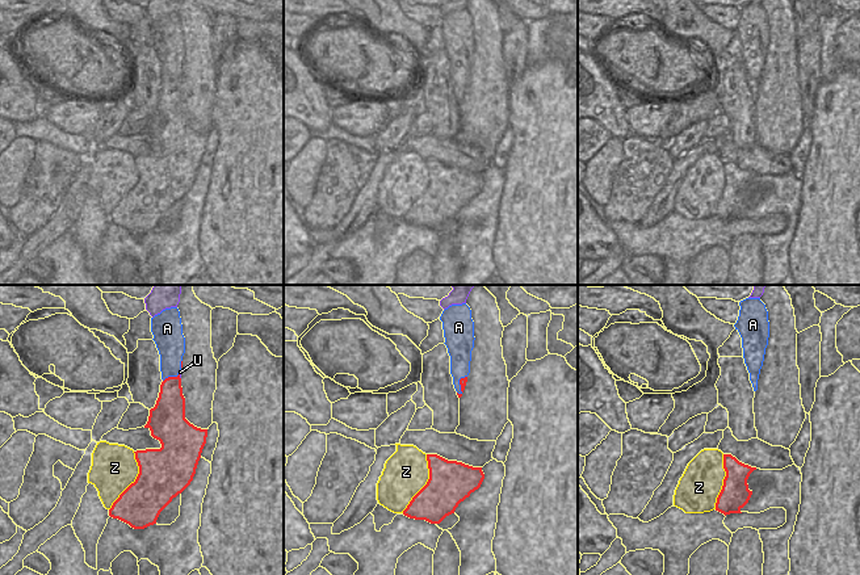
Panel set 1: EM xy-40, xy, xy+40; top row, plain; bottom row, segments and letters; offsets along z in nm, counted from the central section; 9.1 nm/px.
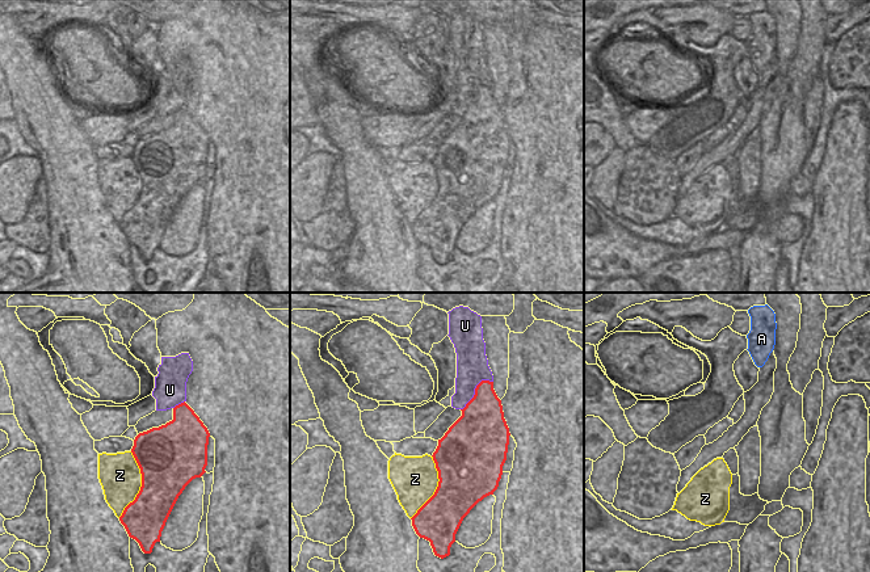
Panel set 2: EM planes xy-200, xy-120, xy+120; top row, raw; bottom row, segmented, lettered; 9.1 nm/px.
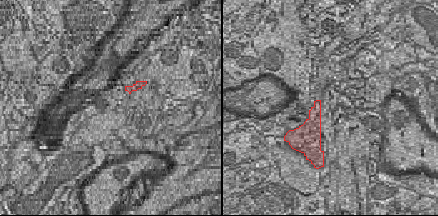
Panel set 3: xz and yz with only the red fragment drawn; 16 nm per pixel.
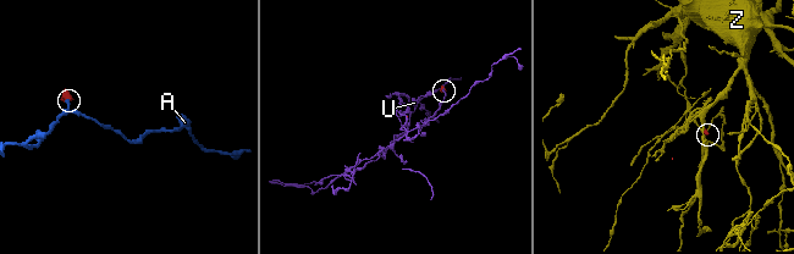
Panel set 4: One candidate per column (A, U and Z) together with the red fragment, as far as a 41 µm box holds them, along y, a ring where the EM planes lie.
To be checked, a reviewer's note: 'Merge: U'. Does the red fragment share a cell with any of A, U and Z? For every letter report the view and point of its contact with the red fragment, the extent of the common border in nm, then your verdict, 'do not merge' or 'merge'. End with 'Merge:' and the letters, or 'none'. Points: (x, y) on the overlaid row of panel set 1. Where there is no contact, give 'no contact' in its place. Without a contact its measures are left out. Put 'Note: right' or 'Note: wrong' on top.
Note: wrong
A: xy-40 (171, 377) | 170 nm | merge
U: xy-40 (179, 376) | 60 nm | do not merge
Z: xy-40 (135, 481) | 600 nm | do not merge
Merge: A

